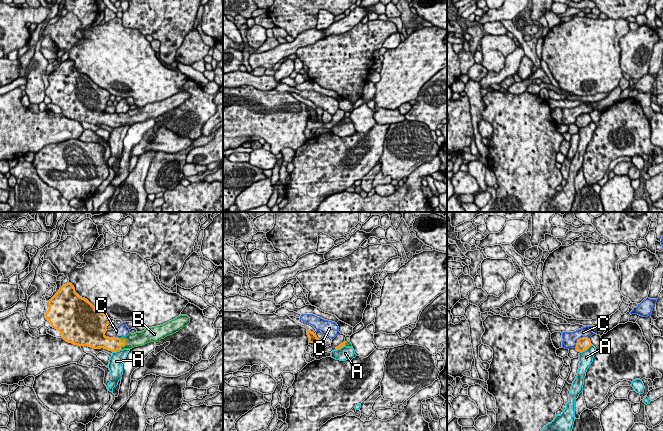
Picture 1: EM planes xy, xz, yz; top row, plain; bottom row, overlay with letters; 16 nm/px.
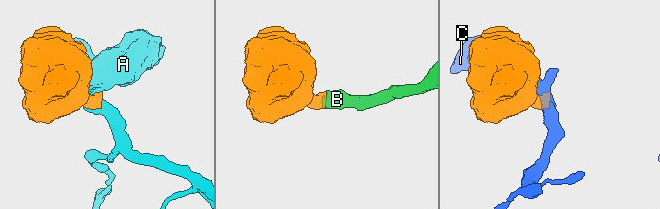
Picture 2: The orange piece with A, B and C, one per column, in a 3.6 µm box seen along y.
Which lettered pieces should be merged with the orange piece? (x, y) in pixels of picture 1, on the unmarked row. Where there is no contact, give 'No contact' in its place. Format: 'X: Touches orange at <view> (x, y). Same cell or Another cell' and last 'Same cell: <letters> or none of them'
A: Touches orange at yz (585, 125). Another cell
B: Touches orange at xy (124, 120). Another cell
C: Touches orange at yz (580, 114). Another cell
Same cell: none of them

